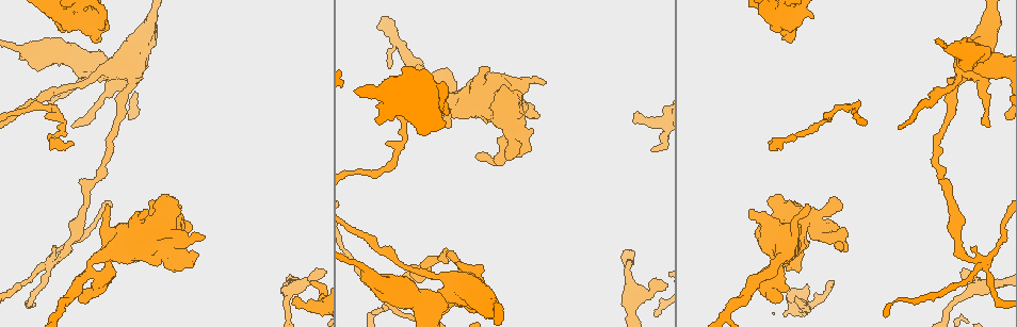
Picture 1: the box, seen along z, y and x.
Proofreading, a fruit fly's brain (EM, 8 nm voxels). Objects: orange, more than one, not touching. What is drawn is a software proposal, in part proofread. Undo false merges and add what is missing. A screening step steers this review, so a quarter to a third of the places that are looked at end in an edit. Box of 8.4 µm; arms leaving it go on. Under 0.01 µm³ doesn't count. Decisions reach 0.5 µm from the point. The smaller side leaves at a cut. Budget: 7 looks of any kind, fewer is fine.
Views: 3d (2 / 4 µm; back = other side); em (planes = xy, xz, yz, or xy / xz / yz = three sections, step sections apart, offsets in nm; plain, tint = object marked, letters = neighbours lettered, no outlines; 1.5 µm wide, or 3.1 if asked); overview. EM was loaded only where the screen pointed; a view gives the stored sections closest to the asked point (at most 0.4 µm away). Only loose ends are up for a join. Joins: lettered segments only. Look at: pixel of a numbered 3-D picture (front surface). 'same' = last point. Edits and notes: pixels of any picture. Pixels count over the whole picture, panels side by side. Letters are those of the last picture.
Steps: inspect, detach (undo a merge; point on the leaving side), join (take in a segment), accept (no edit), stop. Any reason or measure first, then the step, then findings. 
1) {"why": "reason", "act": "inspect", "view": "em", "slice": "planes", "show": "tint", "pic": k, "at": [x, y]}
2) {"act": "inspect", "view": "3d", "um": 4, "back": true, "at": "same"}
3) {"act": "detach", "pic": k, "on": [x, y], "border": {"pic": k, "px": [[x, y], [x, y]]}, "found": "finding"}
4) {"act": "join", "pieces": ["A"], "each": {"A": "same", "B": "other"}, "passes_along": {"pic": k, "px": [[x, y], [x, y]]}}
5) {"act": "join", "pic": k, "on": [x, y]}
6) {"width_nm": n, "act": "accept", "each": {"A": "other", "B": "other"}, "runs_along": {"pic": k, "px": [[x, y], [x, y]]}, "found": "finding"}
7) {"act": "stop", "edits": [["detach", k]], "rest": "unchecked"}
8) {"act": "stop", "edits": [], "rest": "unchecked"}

{"why": "branch stops here", "act": "inspect", "view": "em", "slice": "planes", "show": "letters", "pic": 1, "at": [638, 112]}

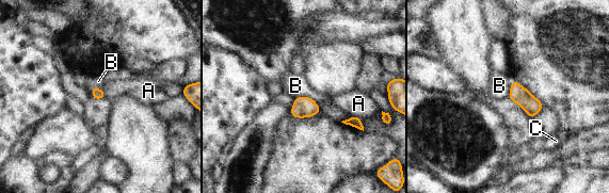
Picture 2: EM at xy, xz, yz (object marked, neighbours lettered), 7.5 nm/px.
{"act": "accept", "each": {"A": "other", "B": "other", "C": "other"}, "found": "no lettered segment goes on from it"}

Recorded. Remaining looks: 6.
{"act": "inspect", "view": "3d", "um": 2, "pic": 1, "at": [789, 138]}

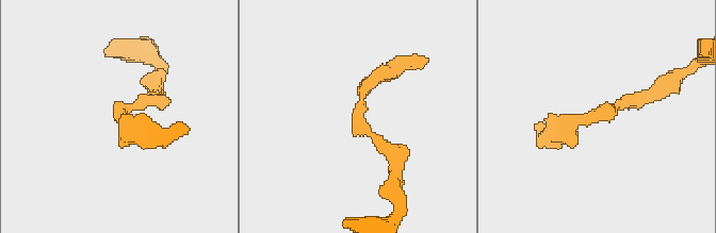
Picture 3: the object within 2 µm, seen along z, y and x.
{"act": "inspect", "view": "em", "slice": "yz", "step": 8, "show": "letters", "pic": 3, "at": [592, 115]}

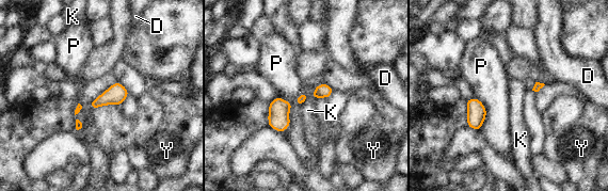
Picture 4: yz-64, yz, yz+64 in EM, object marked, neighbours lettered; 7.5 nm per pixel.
{"act": "inspect", "view": "em", "slice": "planes", "show": "letters", "at": "same"}

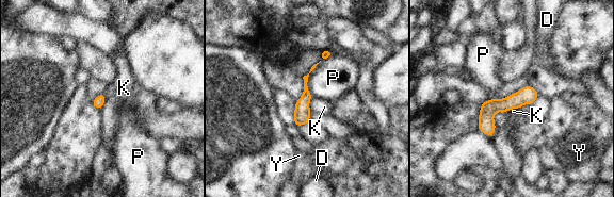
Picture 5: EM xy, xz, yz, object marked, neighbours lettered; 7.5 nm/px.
{"act": "accept", "each": {"D": "other", "K": "other", "P": "other", "Y": "other"}, "found": "all the same neuron"}

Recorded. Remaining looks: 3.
{"why": "a narrow waist", "act": "inspect", "view": "3d", "um": 2, "pic": 1, "at": [948, 312]}

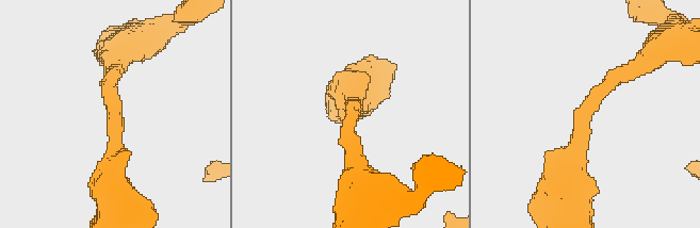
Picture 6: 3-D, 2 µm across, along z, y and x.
{"arm_widths_nm": [240, 280], "why": "need the tissue", "act": "inspect", "view": "em", "slice": "planes", "show": "tint", "pic": 6, "at": [111, 109]}

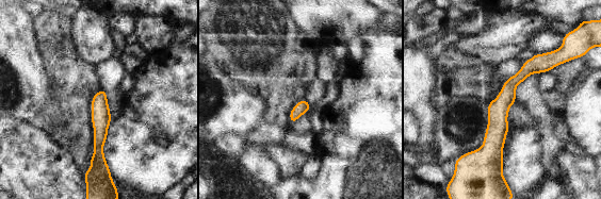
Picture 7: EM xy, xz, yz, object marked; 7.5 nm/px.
{"act": "inspect", "view": "em", "slice": "planes", "show": "letters", "at": "same"}

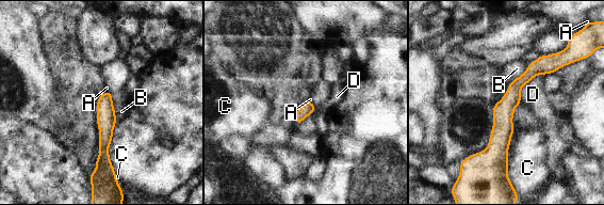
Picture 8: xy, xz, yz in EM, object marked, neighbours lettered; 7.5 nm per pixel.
{"act": "accept", "each": {"A": "other", "B": "other", "C": "other", "D": "other"}, "runs_along": {"pic": 8, "px": [[554, 57], [503, 110], [505, 167]]}, "found": "all the same neuron"}

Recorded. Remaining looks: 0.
{"act": "stop", "edits": [], "rest": "unchecked"}

